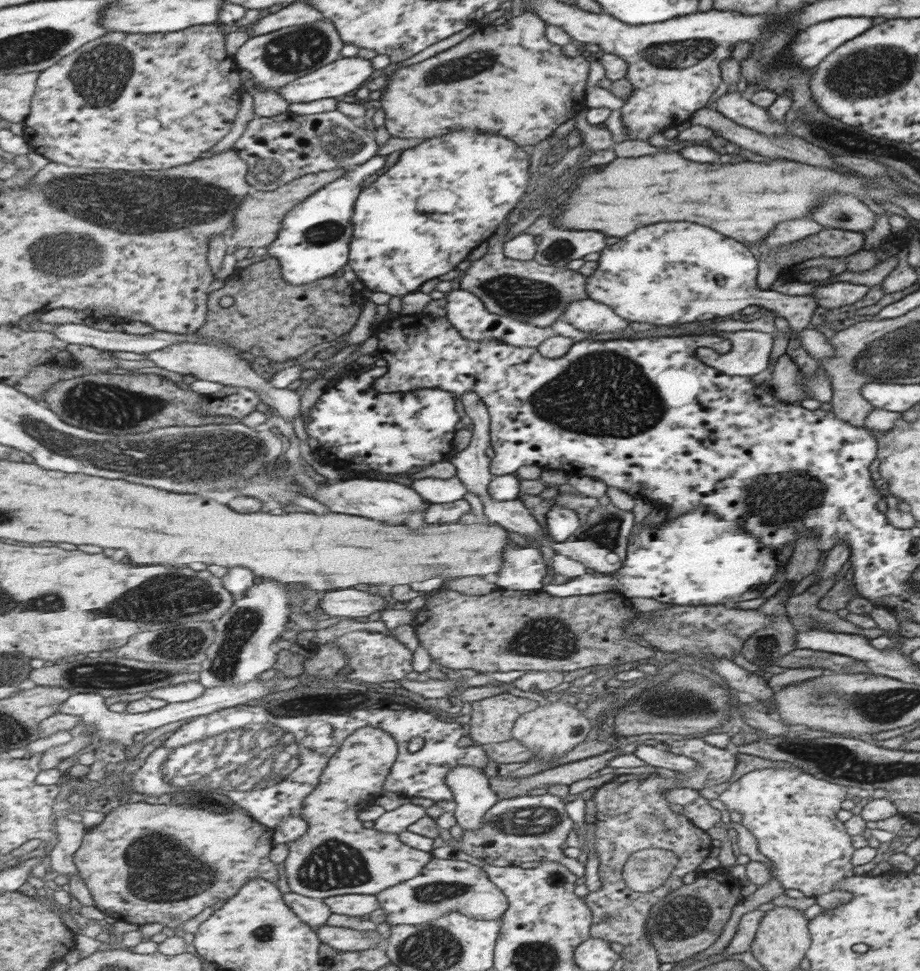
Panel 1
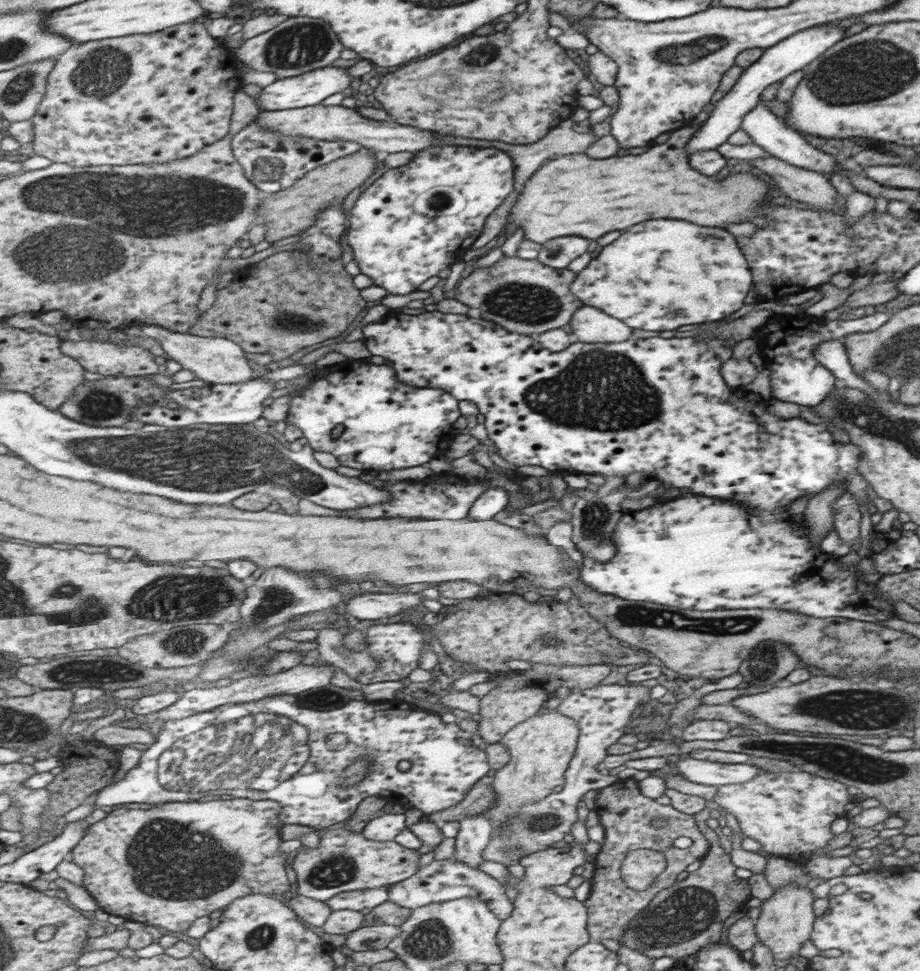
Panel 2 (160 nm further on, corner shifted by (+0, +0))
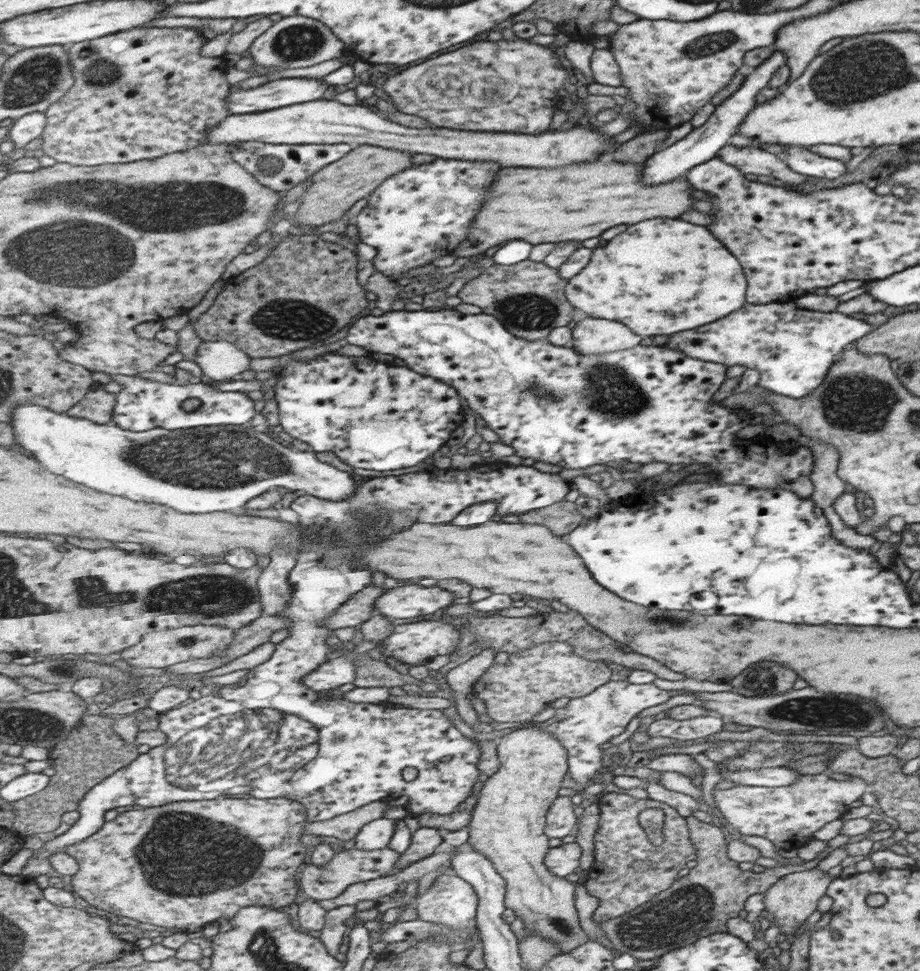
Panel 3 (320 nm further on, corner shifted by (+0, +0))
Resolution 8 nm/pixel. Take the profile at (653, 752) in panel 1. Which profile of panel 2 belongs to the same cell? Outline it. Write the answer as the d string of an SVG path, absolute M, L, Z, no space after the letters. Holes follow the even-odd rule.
M690 757L684 759L671 759L671 766L677 768L679 775L685 780L695 784L707 784L707 786L720 787L729 784L743 784L757 776L760 769L744 764L721 764L719 762L708 762L695 760Z

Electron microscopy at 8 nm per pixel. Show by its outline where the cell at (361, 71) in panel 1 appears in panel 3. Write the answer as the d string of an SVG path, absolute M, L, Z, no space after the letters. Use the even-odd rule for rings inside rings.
M282 78L269 81L263 86L251 90L233 89L228 96L228 109L231 115L260 113L261 111L280 109L284 106L316 101L331 95L329 86L319 78Z

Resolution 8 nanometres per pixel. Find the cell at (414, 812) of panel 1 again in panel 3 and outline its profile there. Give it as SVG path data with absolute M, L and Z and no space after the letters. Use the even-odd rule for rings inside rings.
M383 817L367 824L356 837L359 850L381 850L390 846L399 820Z

